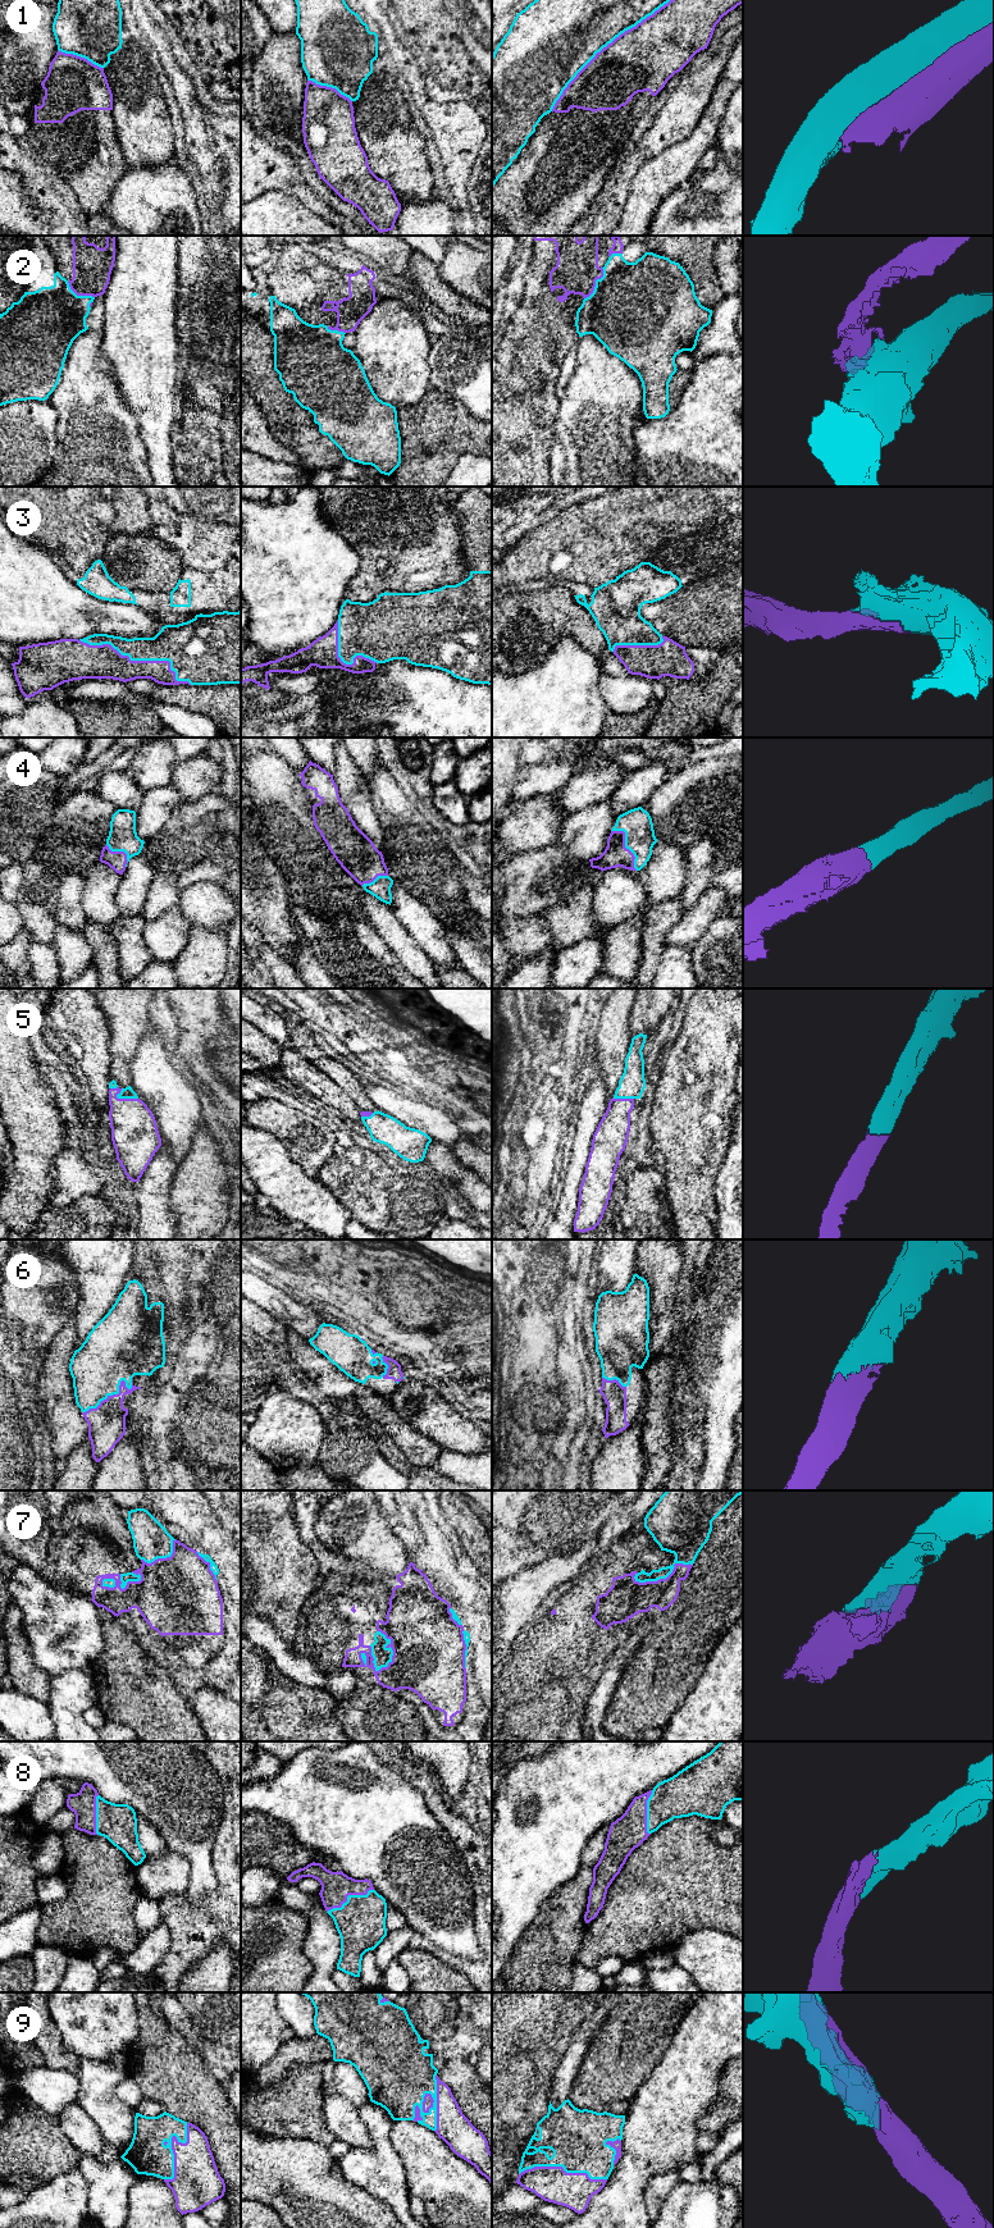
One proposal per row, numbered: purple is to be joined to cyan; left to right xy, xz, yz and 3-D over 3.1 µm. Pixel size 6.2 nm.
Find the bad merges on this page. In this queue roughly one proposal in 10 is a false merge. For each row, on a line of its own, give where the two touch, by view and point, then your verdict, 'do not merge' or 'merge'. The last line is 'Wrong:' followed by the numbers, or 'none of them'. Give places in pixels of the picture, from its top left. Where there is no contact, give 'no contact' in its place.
1: yz (605, 46) | do not merge
2: yz (596, 283) | do not merge
3: xy (141, 660) | merge
4: yz (625, 845) | merge
5: xy (127, 1097) | merge
6: xy (113, 1393) | merge
7: xz (392, 1652) | merge
8: xz (349, 1895) | merge
9: xz (436, 2103) | merge
Wrong: 1, 2

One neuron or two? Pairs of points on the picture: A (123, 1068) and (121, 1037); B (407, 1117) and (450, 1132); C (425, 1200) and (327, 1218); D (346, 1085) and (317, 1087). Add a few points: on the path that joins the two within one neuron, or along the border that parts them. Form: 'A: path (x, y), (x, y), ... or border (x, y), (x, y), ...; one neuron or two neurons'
A: path (122, 1060), (122, 1045); one neuron
B: path (418, 1117), (427, 1117), (439, 1126); one neuron
C: border (329, 1191), (351, 1217); two neurons
D: border (315, 1065), (358, 1108); two neurons

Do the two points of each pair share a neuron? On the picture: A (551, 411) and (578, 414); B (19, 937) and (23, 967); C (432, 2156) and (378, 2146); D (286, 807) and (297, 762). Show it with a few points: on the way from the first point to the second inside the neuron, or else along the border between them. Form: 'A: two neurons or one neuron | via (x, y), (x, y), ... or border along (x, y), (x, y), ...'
A: two neurons | border along (560, 389), (557, 415), (551, 428), (551, 442)
B: one neuron | via (19, 945), (19, 959)
C: two neurons | border along (392, 2121), (391, 2146), (406, 2176)
D: two neurons | border along (274, 750), (297, 775)

